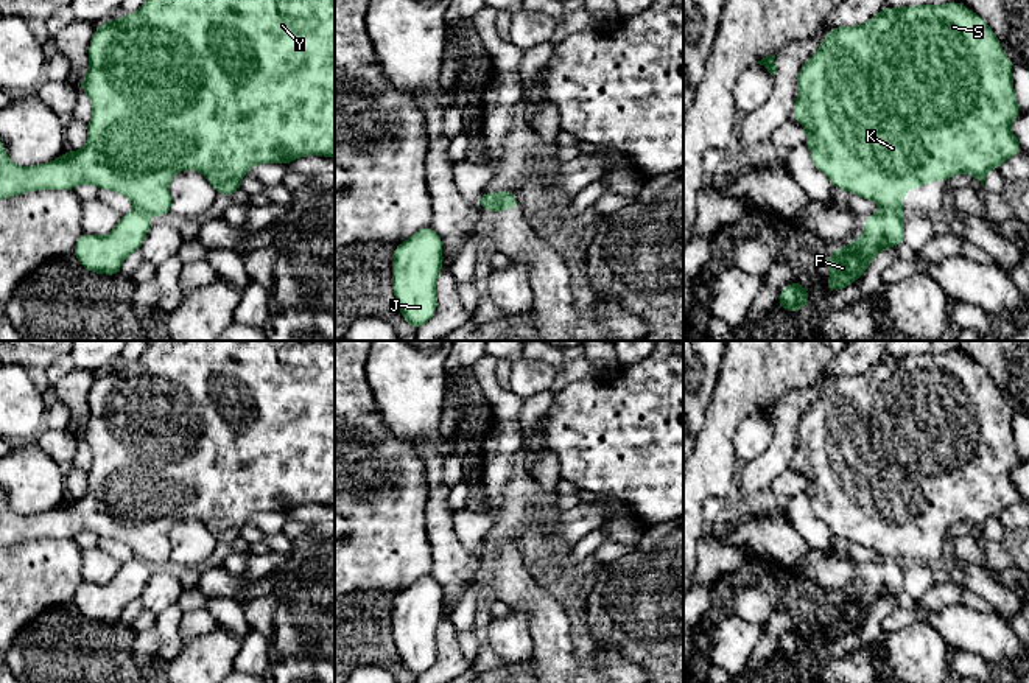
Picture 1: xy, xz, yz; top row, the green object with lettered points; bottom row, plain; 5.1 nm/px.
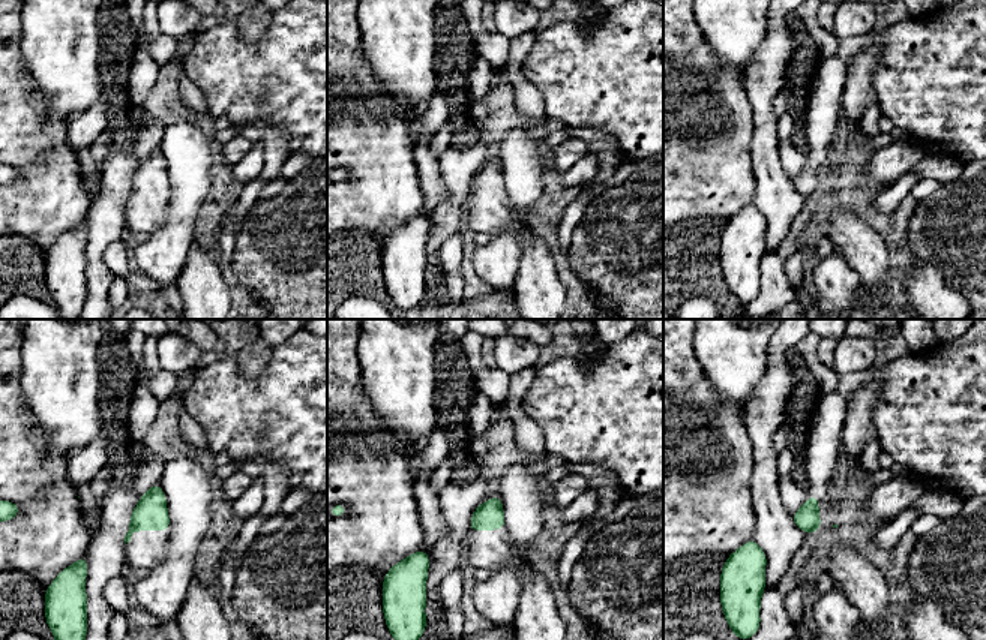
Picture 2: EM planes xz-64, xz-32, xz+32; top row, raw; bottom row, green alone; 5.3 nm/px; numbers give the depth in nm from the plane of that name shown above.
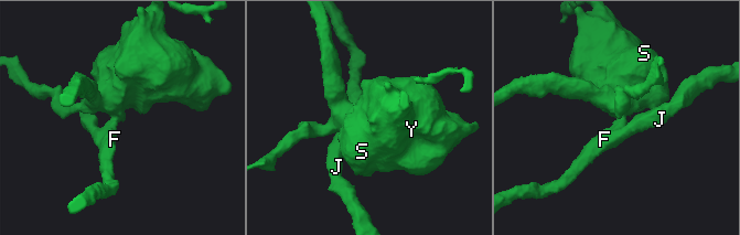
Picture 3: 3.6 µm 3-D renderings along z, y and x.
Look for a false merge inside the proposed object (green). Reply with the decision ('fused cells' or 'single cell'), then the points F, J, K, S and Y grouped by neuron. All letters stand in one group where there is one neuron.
fused cells; groups F J / K S Y

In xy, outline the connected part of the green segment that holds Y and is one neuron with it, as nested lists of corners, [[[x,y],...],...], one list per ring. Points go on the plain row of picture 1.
[[[149,341],[137,361],[97,375],[89,405],[90,415],[79,433],[93,453],[93,464],[87,471],[87,493],[48,512],[17,515],[0,490],[0,549],[34,538],[75,538],[81,532],[93,532],[100,538],[114,538],[126,545],[146,563],[163,565],[171,560],[168,534],[181,518],[199,520],[218,543],[232,545],[252,513],[288,513],[304,504],[335,506],[335,341]]]

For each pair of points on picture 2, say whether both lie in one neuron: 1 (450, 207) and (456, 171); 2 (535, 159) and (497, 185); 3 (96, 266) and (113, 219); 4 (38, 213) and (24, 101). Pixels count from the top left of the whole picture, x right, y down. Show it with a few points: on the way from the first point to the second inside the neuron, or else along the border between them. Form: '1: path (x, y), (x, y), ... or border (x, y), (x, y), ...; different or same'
1: path (456, 198), (456, 180); same
2: border (500, 162), (505, 192), (512, 213); different
3: path (96, 254), (96, 242), (101, 231); same
4: path (38, 185), (24, 159), (24, 129); same

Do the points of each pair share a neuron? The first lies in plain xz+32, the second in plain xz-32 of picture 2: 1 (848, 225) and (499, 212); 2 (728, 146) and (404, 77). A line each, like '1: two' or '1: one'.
1: one
2: two

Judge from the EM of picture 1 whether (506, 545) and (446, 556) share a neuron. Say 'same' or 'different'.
different

